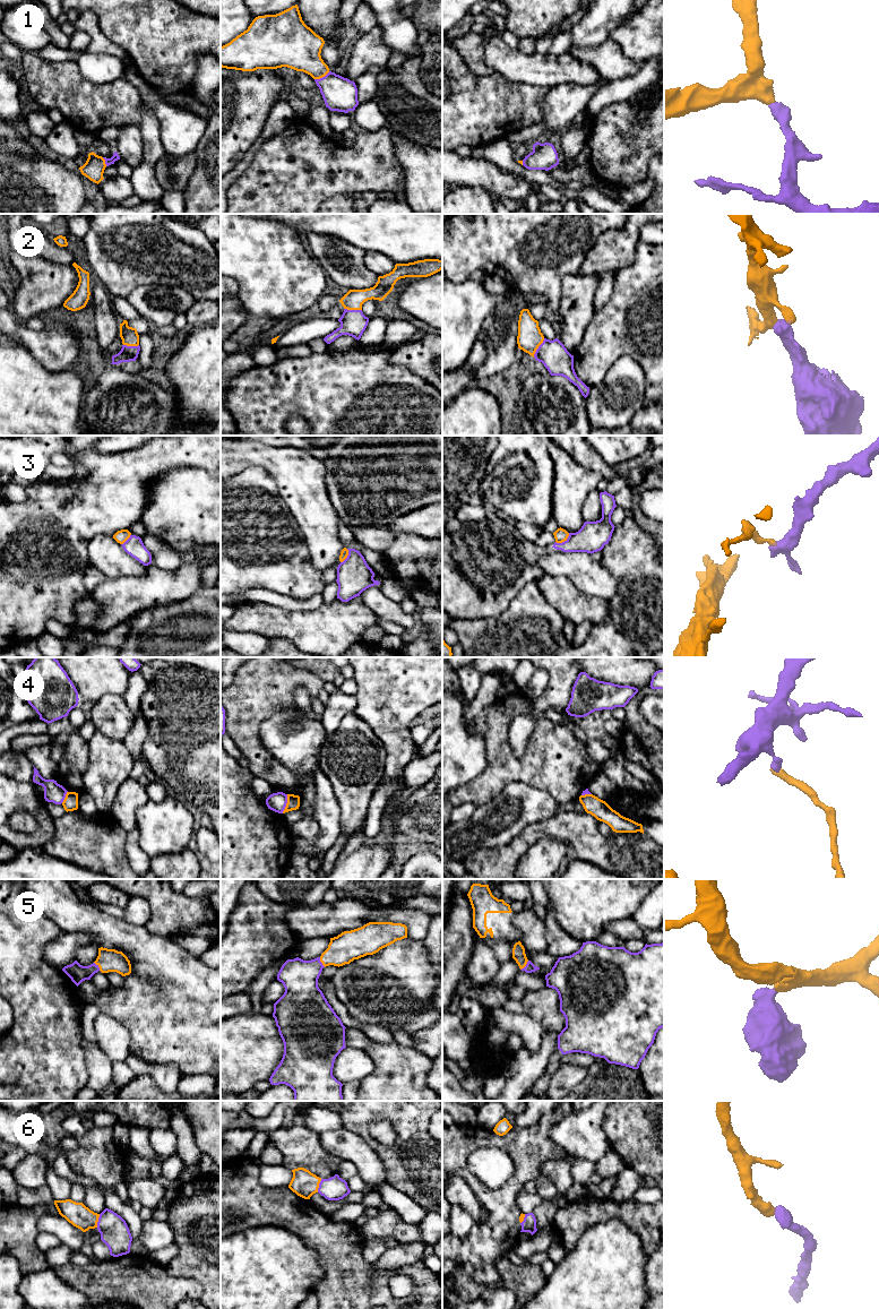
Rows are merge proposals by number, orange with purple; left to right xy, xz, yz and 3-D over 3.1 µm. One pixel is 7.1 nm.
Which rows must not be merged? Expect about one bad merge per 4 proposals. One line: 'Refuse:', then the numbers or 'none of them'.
Refuse: 3, 4

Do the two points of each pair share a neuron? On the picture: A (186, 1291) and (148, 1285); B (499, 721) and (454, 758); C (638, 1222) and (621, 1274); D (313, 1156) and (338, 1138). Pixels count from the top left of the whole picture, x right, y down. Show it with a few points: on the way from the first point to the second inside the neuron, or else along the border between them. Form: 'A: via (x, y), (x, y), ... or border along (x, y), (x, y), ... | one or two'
A: via (177, 1290), (157, 1290) | one
B: border along (471, 723), (471, 729), (483, 738), (487, 750) | two
C: border along (613, 1217), (620, 1219), (639, 1237), (648, 1256) | two
D: border along (319, 1134), (321, 1145), (328, 1152), (343, 1160) | two

